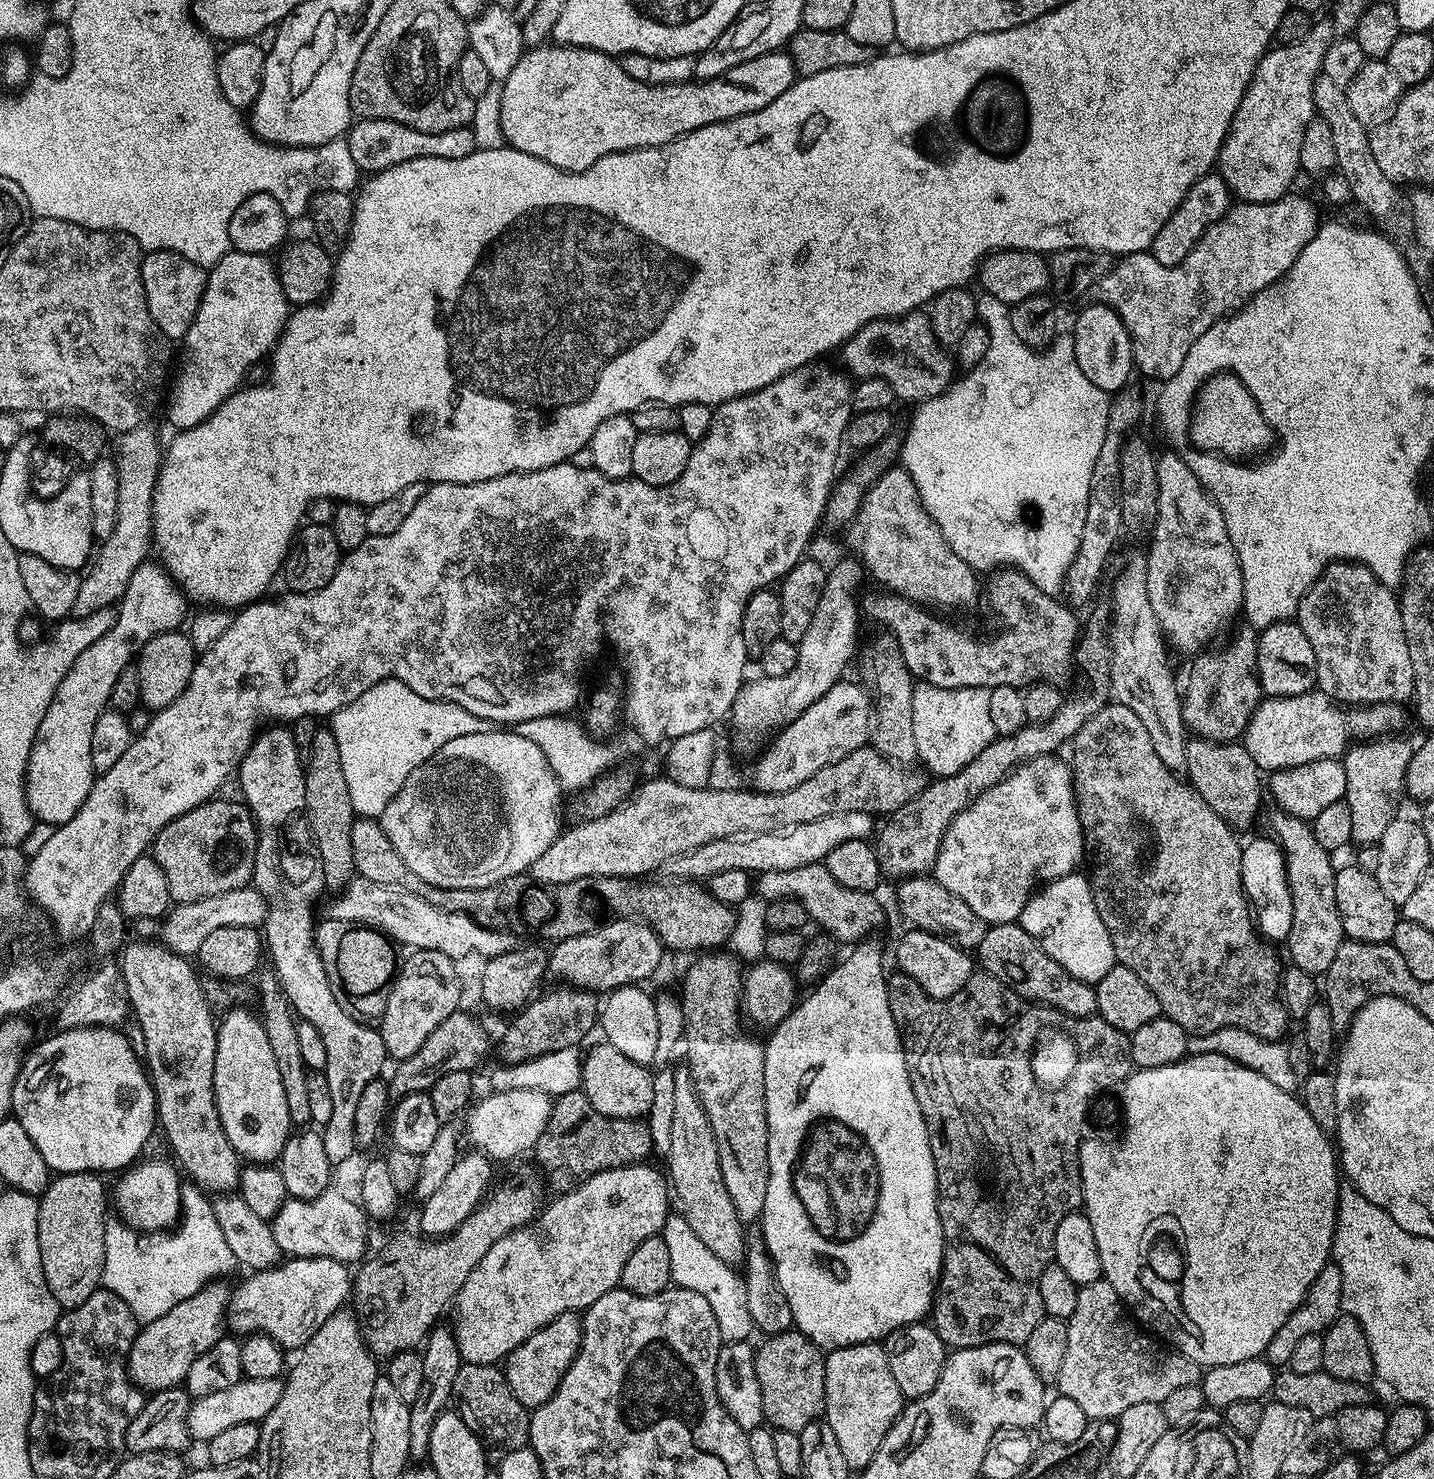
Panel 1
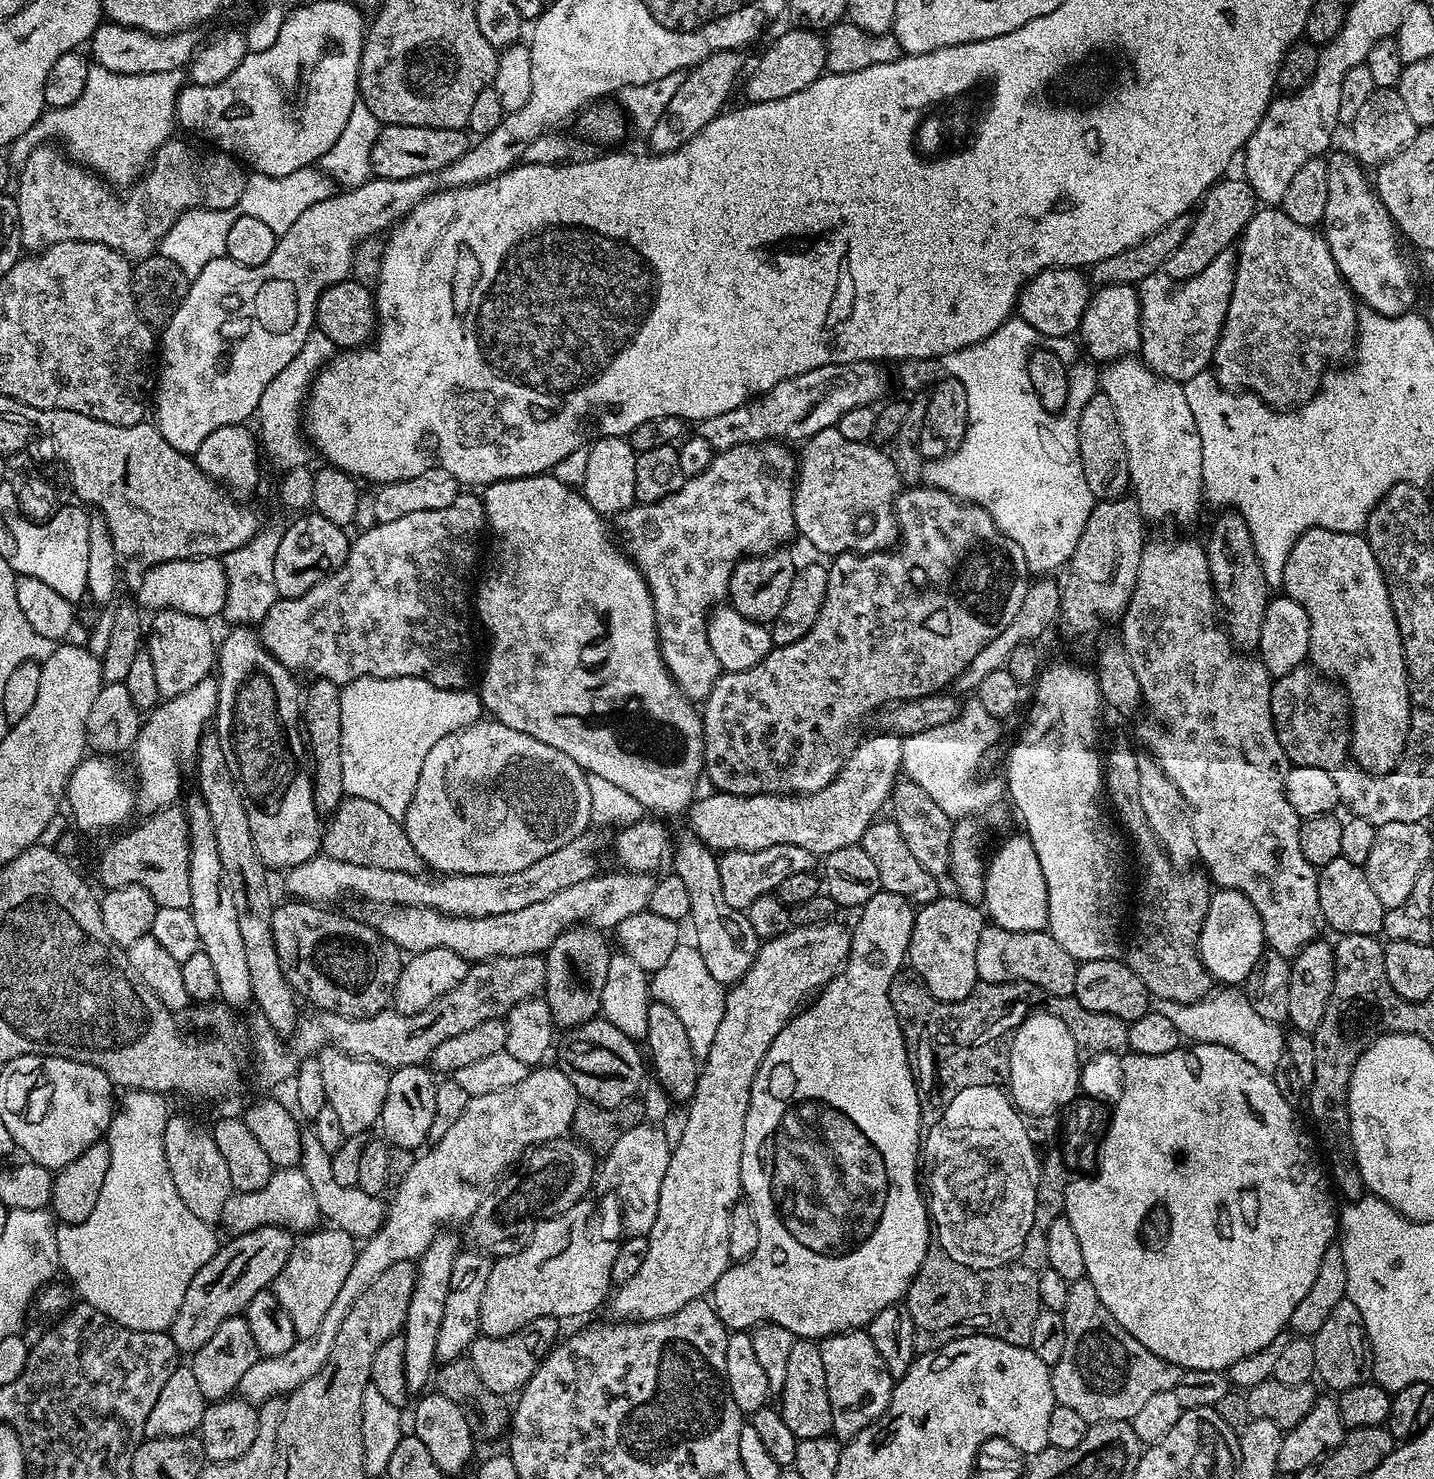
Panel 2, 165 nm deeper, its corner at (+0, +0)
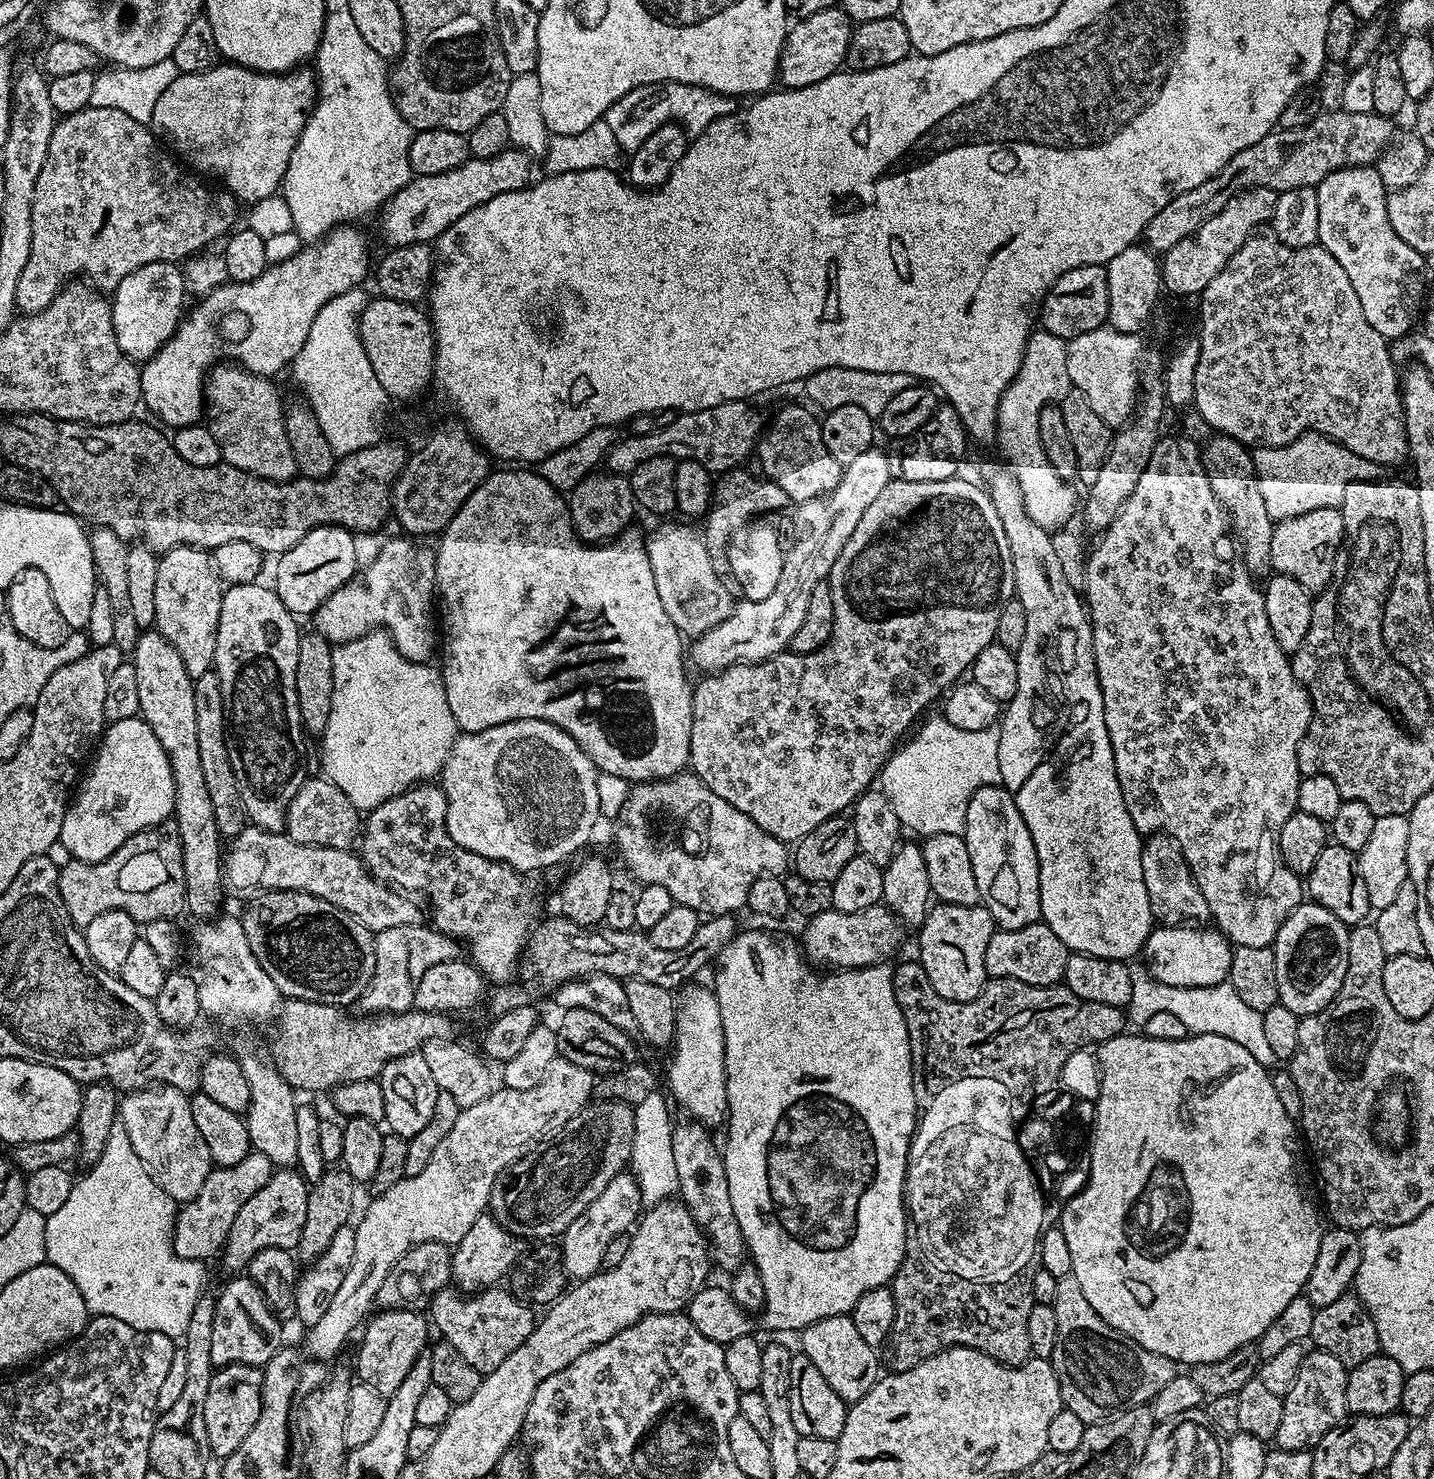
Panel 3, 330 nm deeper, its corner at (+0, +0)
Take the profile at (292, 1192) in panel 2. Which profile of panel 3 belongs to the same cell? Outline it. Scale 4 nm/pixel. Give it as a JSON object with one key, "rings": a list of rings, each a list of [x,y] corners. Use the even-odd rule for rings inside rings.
{"rings":[[[255,1150],[238,1162],[238,1166],[213,1167],[206,1182],[202,1182],[202,1190],[177,1211],[176,1229],[172,1232],[172,1247],[176,1253],[184,1260],[201,1262],[208,1262],[215,1252],[217,1255],[230,1234],[230,1226],[234,1226],[234,1218],[238,1218],[238,1210],[242,1210],[242,1206],[246,1206],[246,1202],[270,1182],[273,1171],[270,1158]]]}

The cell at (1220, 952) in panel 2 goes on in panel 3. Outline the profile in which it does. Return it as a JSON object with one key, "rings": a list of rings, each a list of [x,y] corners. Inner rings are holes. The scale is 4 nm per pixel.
{"rings":[[[1161,925],[1155,927],[1144,943],[1145,965],[1156,981],[1168,986],[1201,988],[1227,981],[1232,953],[1231,941],[1219,929],[1191,925]]]}

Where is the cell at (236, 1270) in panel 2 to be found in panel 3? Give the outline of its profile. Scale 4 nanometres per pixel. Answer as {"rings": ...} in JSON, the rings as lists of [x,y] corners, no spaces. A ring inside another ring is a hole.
{"rings":[[[281,1168],[273,1171],[270,1182],[238,1210],[238,1218],[234,1218],[234,1226],[230,1226],[230,1234],[224,1242],[222,1257],[229,1273],[241,1271],[258,1254],[258,1250],[267,1248],[295,1249],[302,1238],[302,1225],[306,1222],[306,1202],[308,1201],[309,1183],[292,1168]]]}

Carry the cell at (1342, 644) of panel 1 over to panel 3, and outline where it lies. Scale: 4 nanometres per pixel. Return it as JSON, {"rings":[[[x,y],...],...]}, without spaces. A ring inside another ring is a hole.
{"rings":[[[1319,508],[1306,510],[1294,518],[1279,521],[1273,527],[1270,538],[1270,562],[1273,573],[1294,578],[1309,590],[1324,590],[1329,587],[1332,564],[1328,561],[1328,548],[1336,548],[1345,543],[1344,523],[1339,508]]]}

